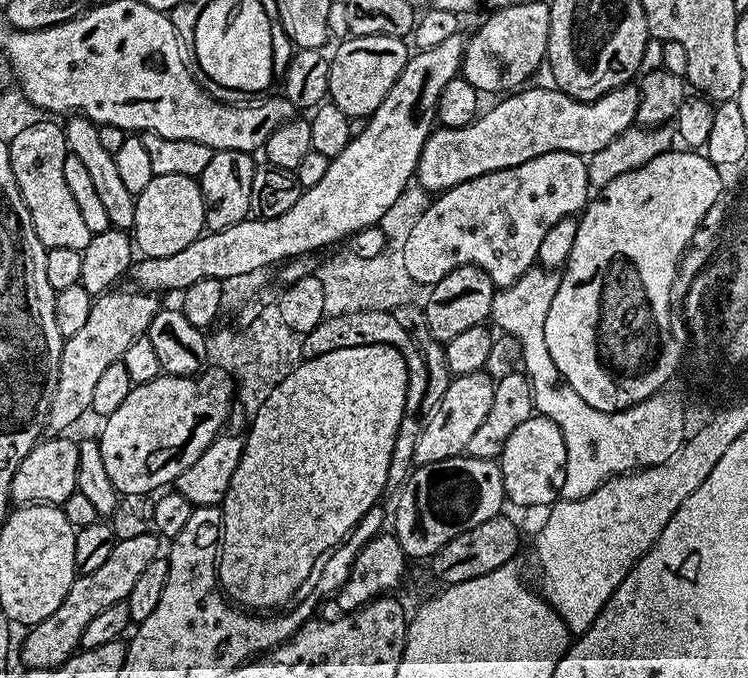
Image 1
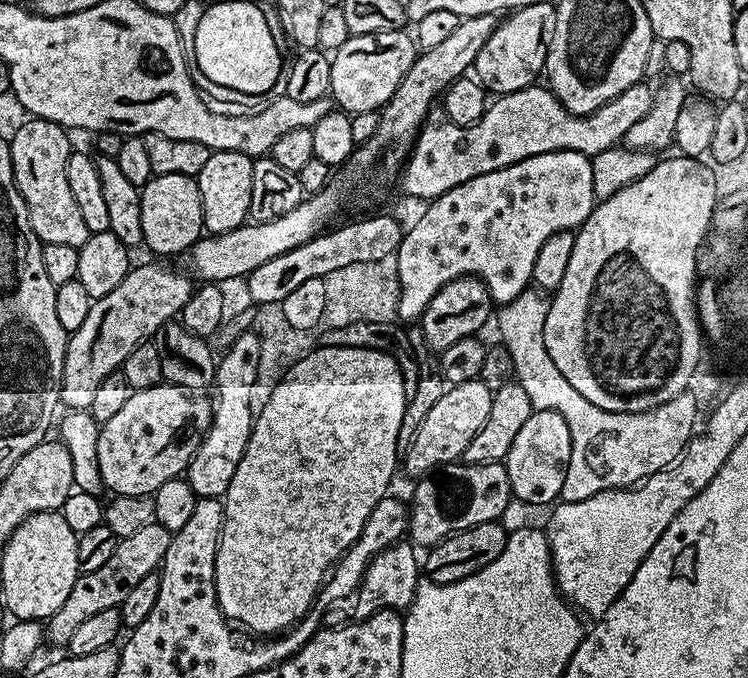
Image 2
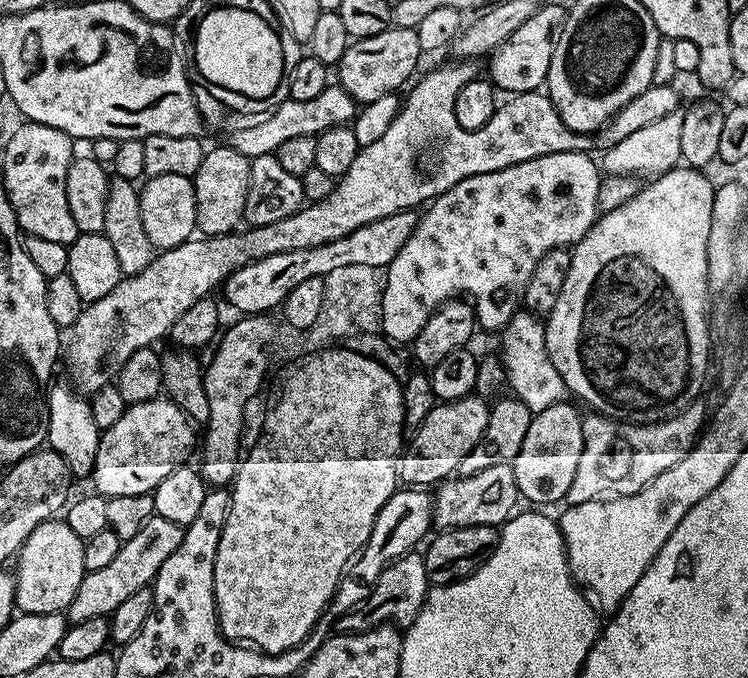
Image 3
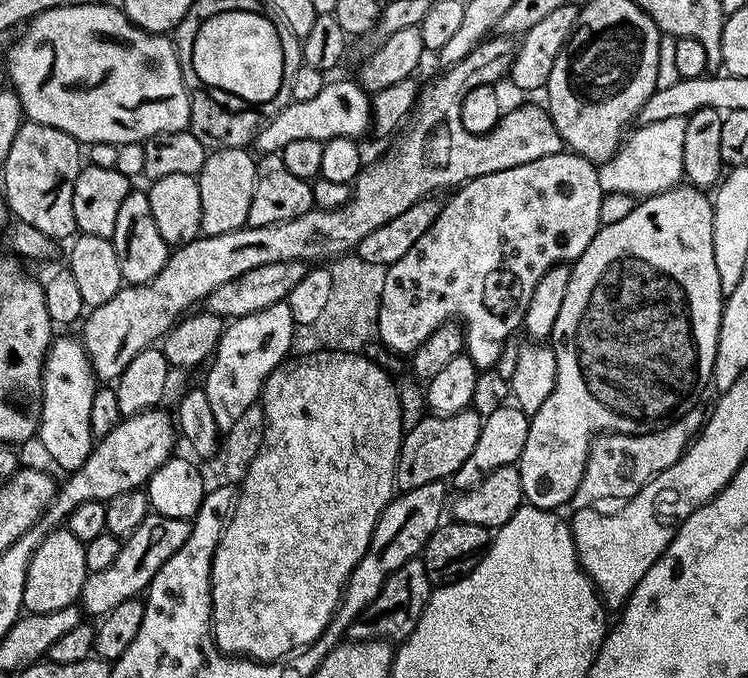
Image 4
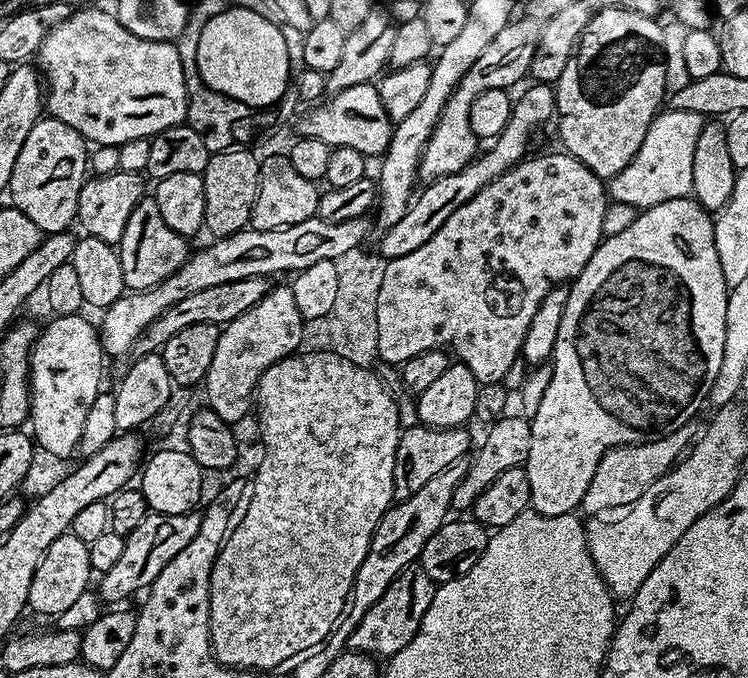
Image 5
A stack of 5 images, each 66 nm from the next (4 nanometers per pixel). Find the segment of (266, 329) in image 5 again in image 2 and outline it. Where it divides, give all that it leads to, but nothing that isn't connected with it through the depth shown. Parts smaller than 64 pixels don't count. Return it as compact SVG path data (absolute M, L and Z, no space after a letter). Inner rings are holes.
M248 331L230 346L224 356L219 357L216 364L212 421L186 469L186 479L197 497L206 500L224 497L234 478L234 470L238 470L238 462L242 462L242 454L246 454L254 423L249 409L249 397L258 374L259 344L256 332Z

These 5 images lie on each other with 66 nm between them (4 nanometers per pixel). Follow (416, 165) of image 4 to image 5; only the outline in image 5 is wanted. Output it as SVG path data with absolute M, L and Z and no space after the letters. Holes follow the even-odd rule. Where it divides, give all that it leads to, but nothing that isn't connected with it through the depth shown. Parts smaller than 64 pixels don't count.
M513 18L506 26L506 30L499 32L494 37L494 42L490 42L490 46L486 46L486 50L482 50L478 60L466 70L464 77L453 89L441 110L437 124L433 126L433 132L420 153L418 176L421 181L424 179L424 182L431 182L443 176L449 176L462 170L476 159L478 141L474 130L470 130L470 102L474 102L474 98L478 98L478 94L482 94L482 90L491 88L508 90L511 89L511 84L516 84L523 76L529 75L541 27L542 24L539 20ZM315 215L306 222L294 222L294 226L262 230L249 227L242 232L213 239L213 244L200 248L189 255L188 260L170 278L158 282L158 286L147 288L141 292L125 291L114 303L103 309L104 316L98 320L98 337L100 347L109 357L120 356L123 352L132 352L136 339L174 302L182 302L182 298L190 298L190 294L198 294L198 290L207 290L210 286L222 286L222 282L234 282L238 278L251 276L275 277L275 272L287 274L306 270L306 266L314 266L314 262L335 260L345 254L346 250L354 250L364 244L364 235L370 230L370 224L364 216L355 216L342 222L326 222Z

